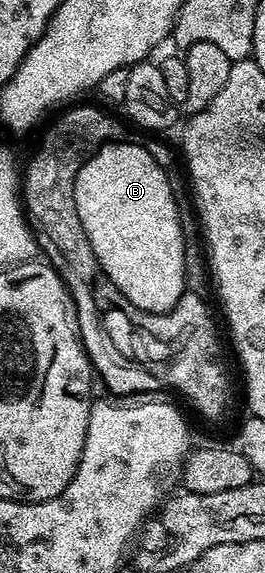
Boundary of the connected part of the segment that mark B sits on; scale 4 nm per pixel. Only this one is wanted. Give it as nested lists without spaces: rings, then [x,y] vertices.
[[[134,140],[112,141],[110,144],[100,146],[92,155],[88,156],[80,170],[77,171],[75,183],[75,202],[77,203],[77,215],[81,219],[81,227],[85,227],[85,235],[89,239],[89,247],[93,247],[96,266],[101,270],[102,276],[111,281],[133,303],[140,313],[168,313],[177,304],[185,292],[184,269],[186,267],[186,251],[184,249],[183,235],[185,230],[179,222],[181,206],[175,201],[171,190],[171,180],[167,177],[167,170],[162,169],[149,155],[146,144],[134,145]]]

